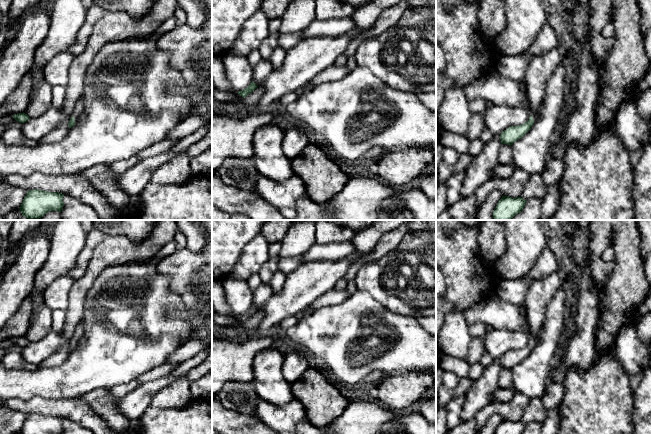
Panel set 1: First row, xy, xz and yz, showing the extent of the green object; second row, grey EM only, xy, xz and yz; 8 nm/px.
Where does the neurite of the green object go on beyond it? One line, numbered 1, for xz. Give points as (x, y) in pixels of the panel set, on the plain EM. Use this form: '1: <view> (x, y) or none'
1: none

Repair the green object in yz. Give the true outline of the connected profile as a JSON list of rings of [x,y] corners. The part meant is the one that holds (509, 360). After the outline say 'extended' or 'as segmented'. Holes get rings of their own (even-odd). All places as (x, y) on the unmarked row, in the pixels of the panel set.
[[[528,328],[526,334],[529,339],[529,344],[522,349],[511,350],[505,355],[503,355],[500,358],[501,368],[512,369],[515,365],[522,362],[531,353],[534,348],[534,345],[536,344],[536,341],[530,331],[530,328]]]; extended

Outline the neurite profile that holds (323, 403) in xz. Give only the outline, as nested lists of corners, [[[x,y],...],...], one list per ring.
[[[311,367],[298,381],[291,383],[291,390],[294,400],[304,406],[306,420],[316,427],[329,426],[343,414],[350,402],[347,393],[335,388],[319,370]]]

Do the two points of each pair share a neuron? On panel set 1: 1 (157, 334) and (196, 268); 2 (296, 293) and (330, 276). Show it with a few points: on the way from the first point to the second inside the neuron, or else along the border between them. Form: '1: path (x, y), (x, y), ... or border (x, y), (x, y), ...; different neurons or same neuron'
1: border (166, 275), (183, 304), (173, 313), (182, 318); different neurons
2: path (304, 285), (311, 279), (322, 276); same neuron

